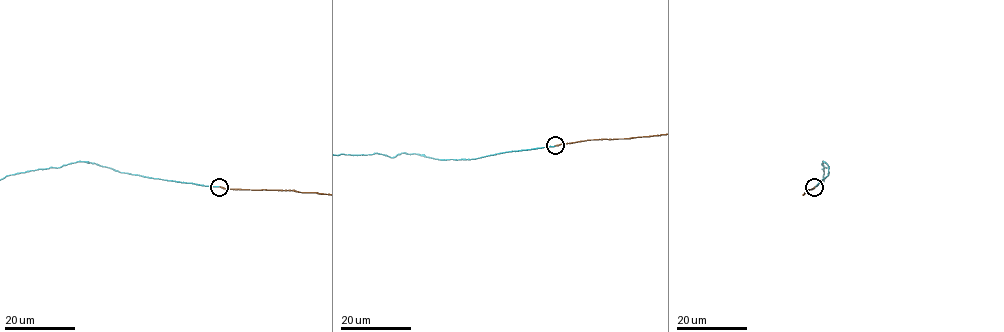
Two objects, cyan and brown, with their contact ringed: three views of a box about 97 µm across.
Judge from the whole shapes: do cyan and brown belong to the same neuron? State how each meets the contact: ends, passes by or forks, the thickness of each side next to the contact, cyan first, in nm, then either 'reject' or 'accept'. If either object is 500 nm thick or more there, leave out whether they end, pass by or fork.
cyan ends there; brown ends there; 160 nm thick on the cyan side, 200 nm on the other; accept

